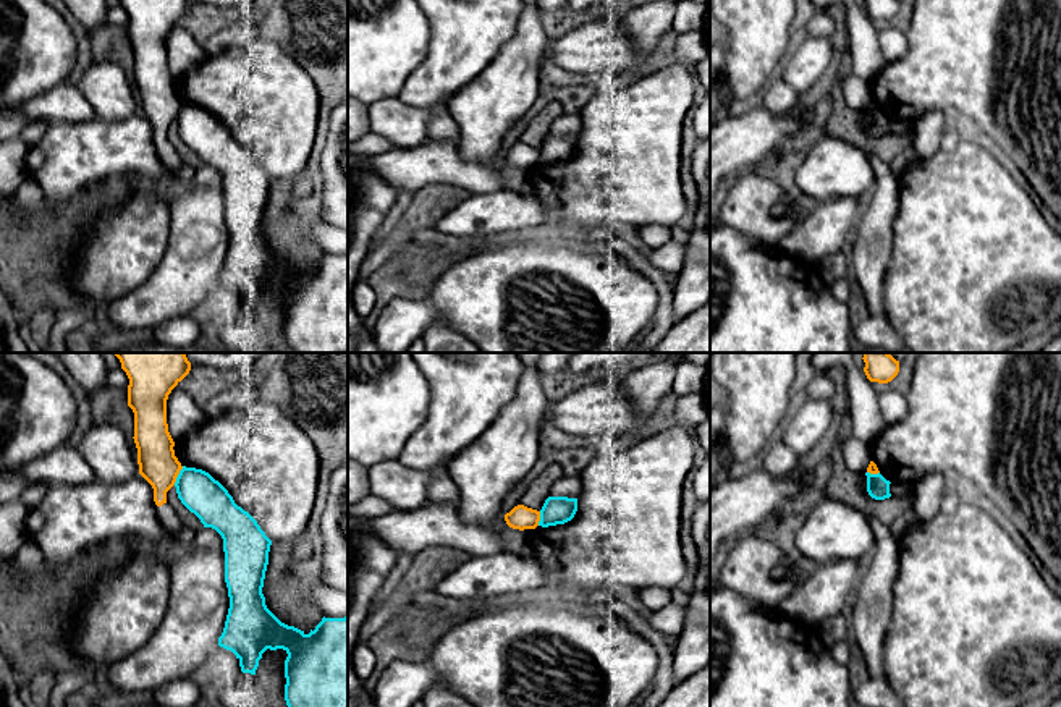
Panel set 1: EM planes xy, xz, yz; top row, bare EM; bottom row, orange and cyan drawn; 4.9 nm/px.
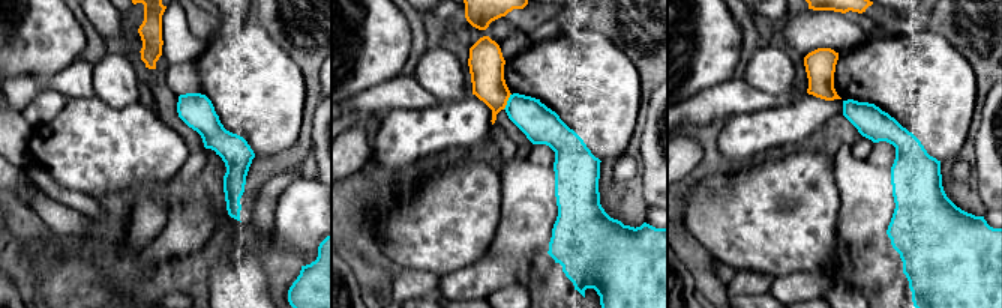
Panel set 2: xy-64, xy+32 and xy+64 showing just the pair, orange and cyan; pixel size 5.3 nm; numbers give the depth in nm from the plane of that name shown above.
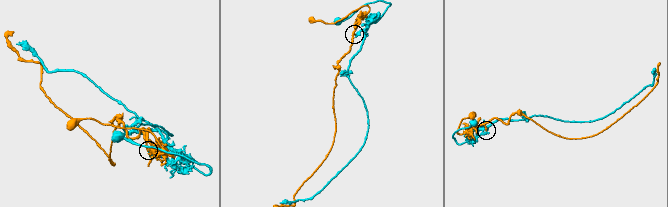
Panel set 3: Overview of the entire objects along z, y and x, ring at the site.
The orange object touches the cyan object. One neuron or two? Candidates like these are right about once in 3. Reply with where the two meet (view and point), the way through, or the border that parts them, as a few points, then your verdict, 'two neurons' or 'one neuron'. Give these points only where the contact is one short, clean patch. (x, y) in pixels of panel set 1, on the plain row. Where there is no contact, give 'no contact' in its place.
contact xy (177, 114); border xy (183, 104), (173, 122); two neurons

